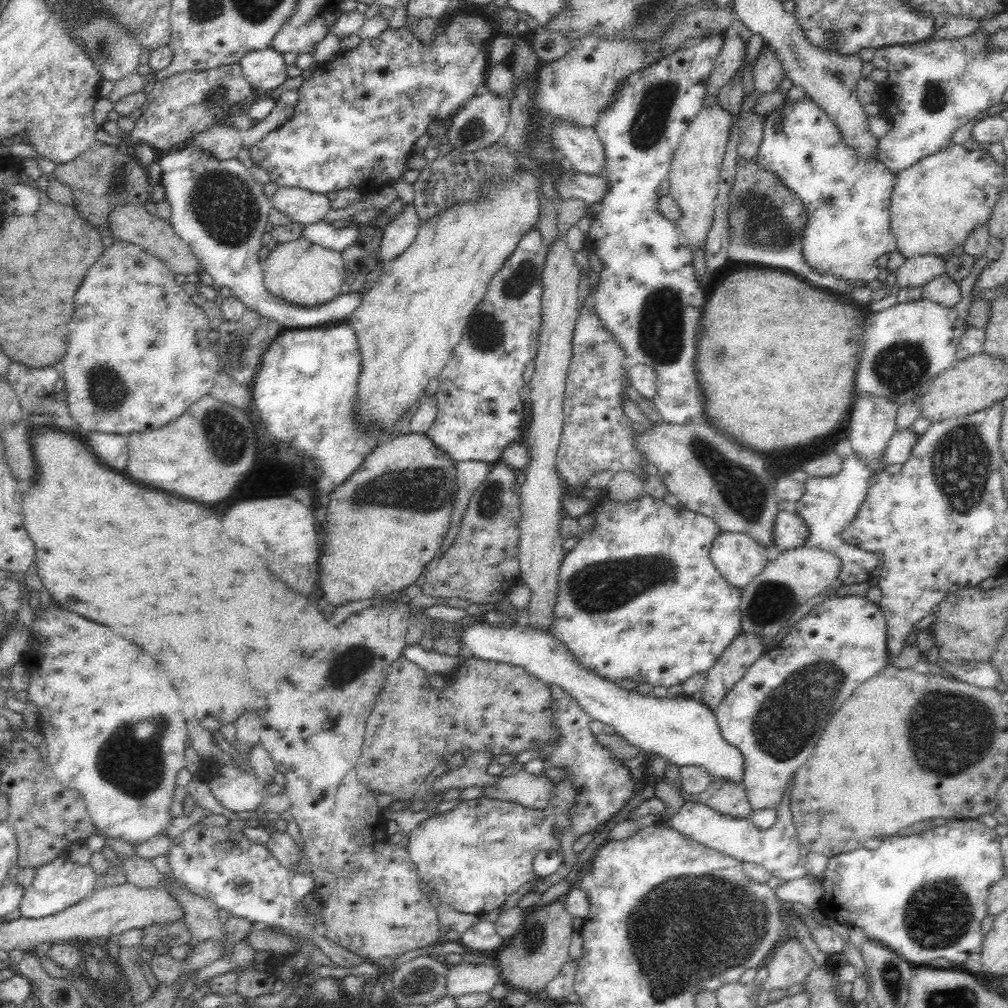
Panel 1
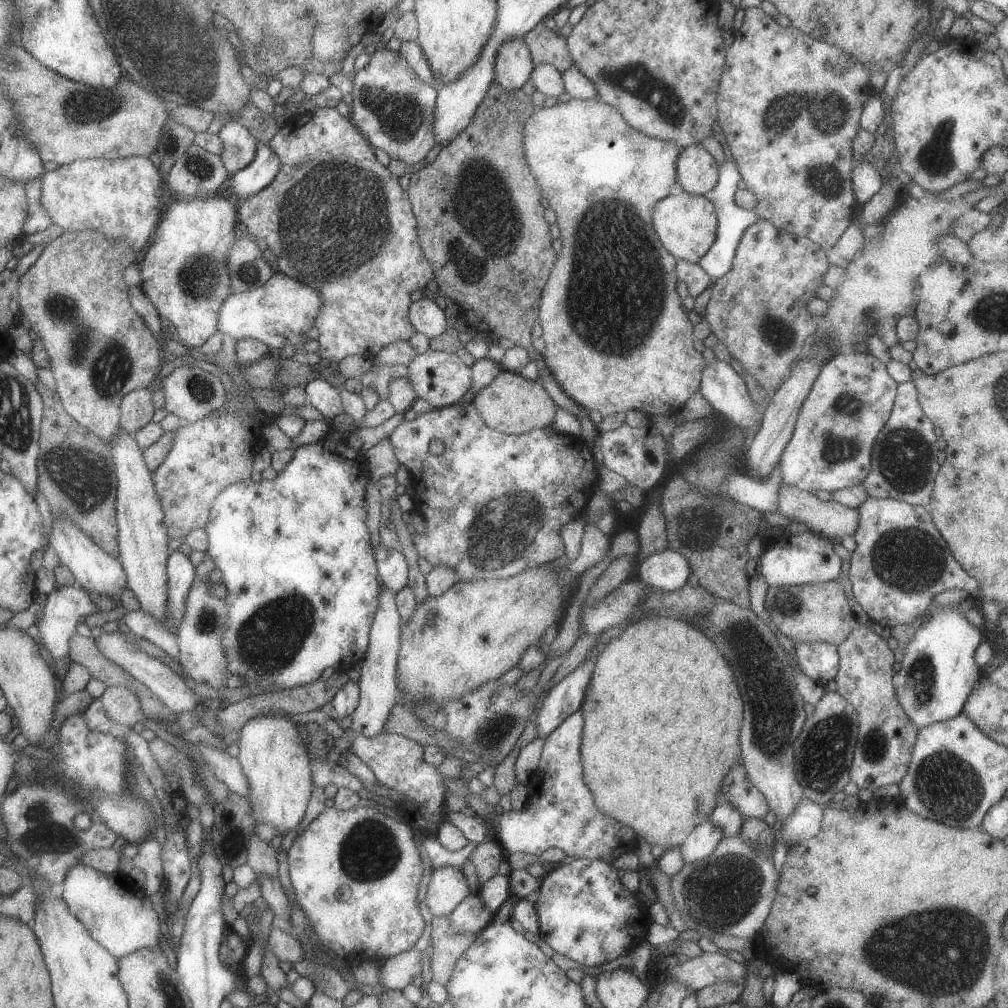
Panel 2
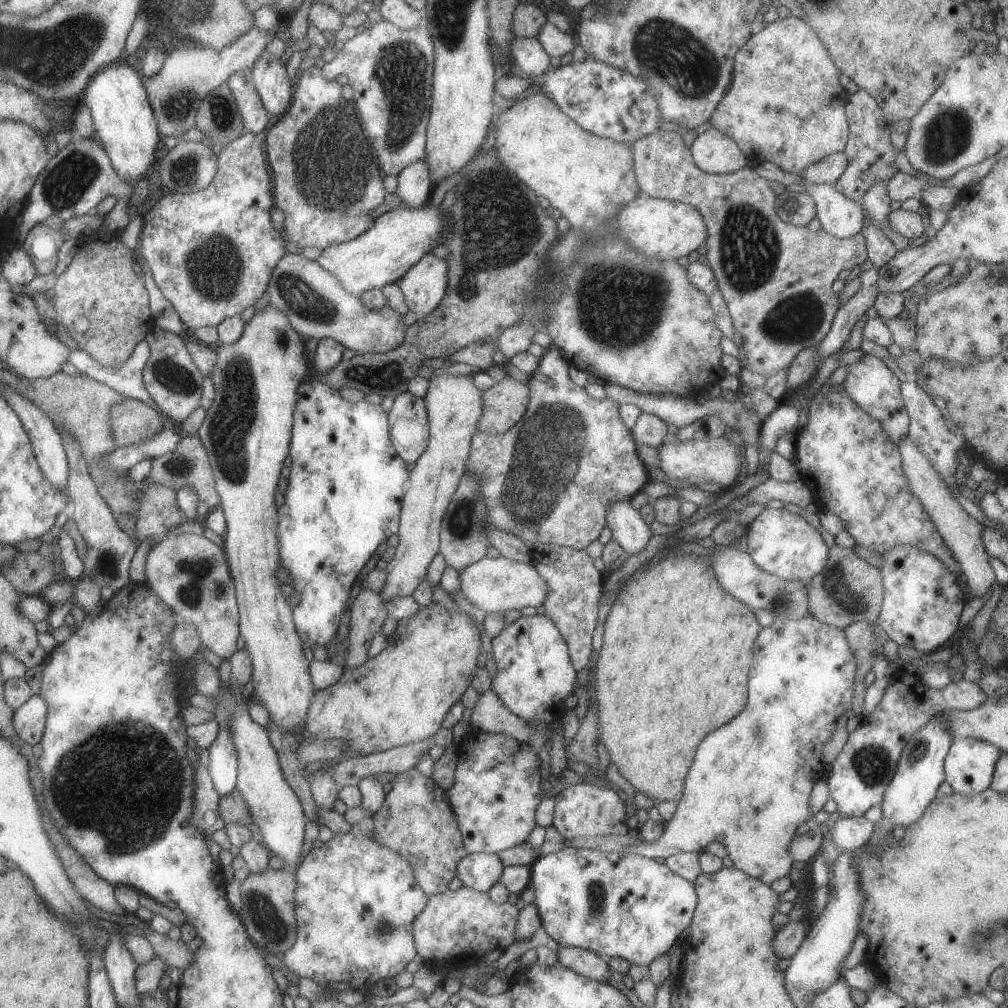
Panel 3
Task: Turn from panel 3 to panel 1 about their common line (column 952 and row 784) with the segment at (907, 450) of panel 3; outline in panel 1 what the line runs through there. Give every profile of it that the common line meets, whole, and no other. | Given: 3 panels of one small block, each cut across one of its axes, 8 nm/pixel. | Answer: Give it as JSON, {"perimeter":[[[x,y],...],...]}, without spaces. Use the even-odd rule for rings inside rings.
{"perimeter":[[[512,769],[504,773],[498,784],[484,787],[486,797],[516,802],[526,808],[542,809],[550,800],[554,783],[546,774],[532,775],[524,770]]]}

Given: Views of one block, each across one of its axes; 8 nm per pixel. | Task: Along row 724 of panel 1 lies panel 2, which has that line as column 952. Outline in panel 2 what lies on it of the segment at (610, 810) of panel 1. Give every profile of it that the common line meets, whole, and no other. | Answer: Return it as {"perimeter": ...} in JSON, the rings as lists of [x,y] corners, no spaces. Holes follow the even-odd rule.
{"perimeter":[[[867,496],[855,510],[858,512],[858,523],[852,535],[856,545],[850,552],[848,578],[851,582],[851,594],[870,622],[877,622],[879,626],[889,629],[899,624],[911,624],[917,616],[927,614],[927,606],[932,604],[931,600],[935,594],[951,588],[965,590],[970,594],[970,600],[977,602],[980,590],[978,582],[973,582],[959,563],[955,562],[926,507],[911,506],[892,498],[878,499]]]}

